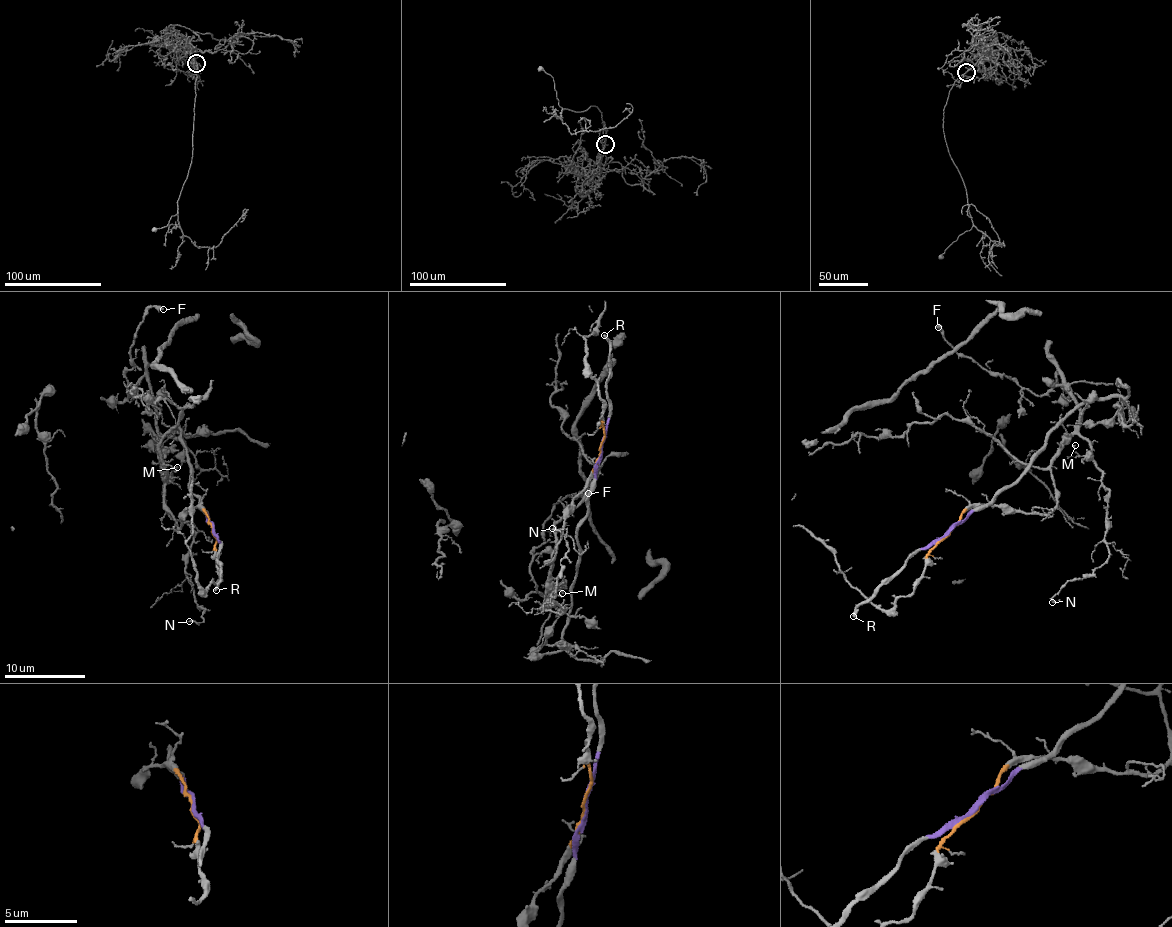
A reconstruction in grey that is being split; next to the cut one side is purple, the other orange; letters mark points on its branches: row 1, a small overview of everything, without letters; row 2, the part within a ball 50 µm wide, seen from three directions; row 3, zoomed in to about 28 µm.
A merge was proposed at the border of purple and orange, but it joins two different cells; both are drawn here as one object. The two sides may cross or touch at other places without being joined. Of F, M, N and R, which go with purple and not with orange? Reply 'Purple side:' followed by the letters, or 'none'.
Purple side: R

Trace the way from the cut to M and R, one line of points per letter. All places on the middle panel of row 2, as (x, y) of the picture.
M: (601, 449), (598, 463), (572, 500), (554, 559), (546, 562), (553, 566), (544, 606), (551, 595), (562, 594)
R: (601, 449), (609, 411), (605, 378), (610, 351), (604, 335)

